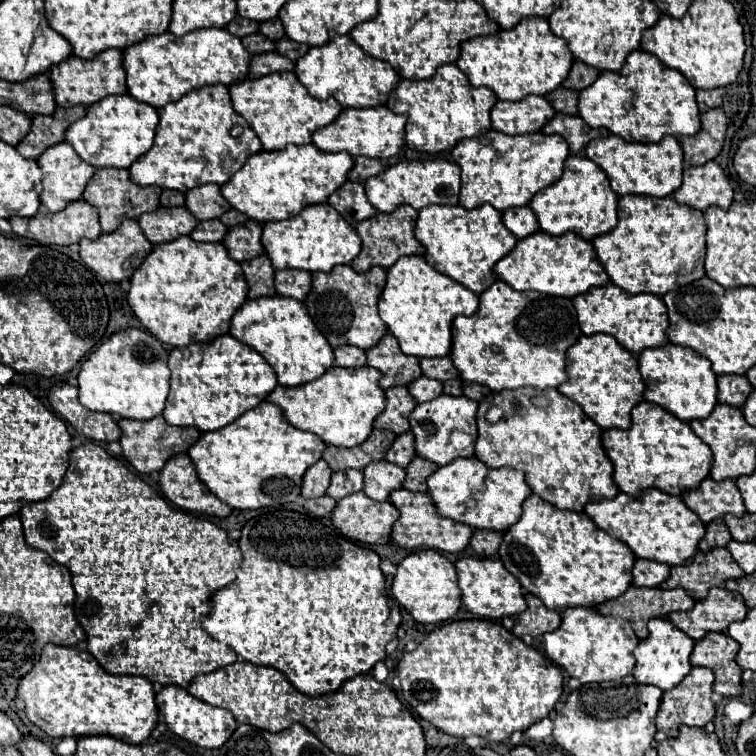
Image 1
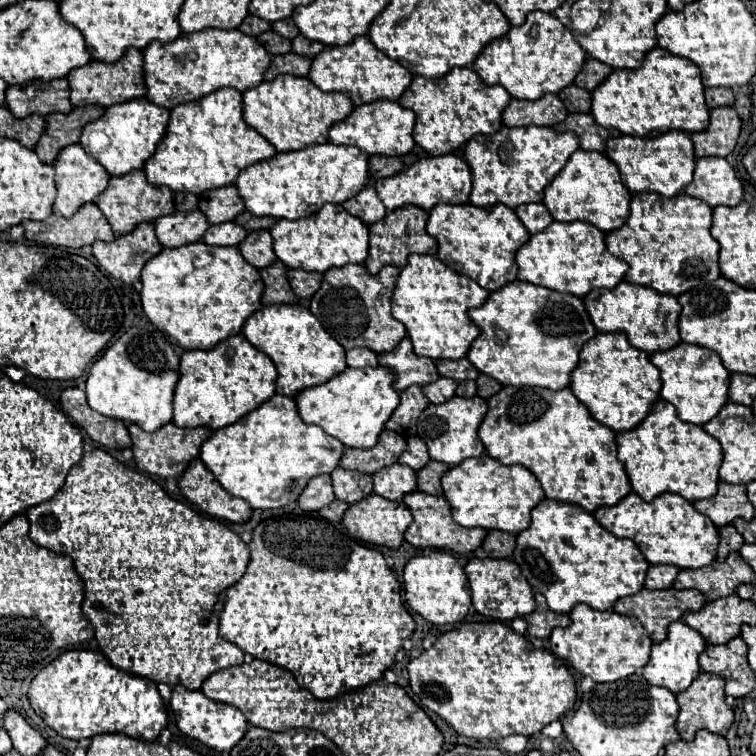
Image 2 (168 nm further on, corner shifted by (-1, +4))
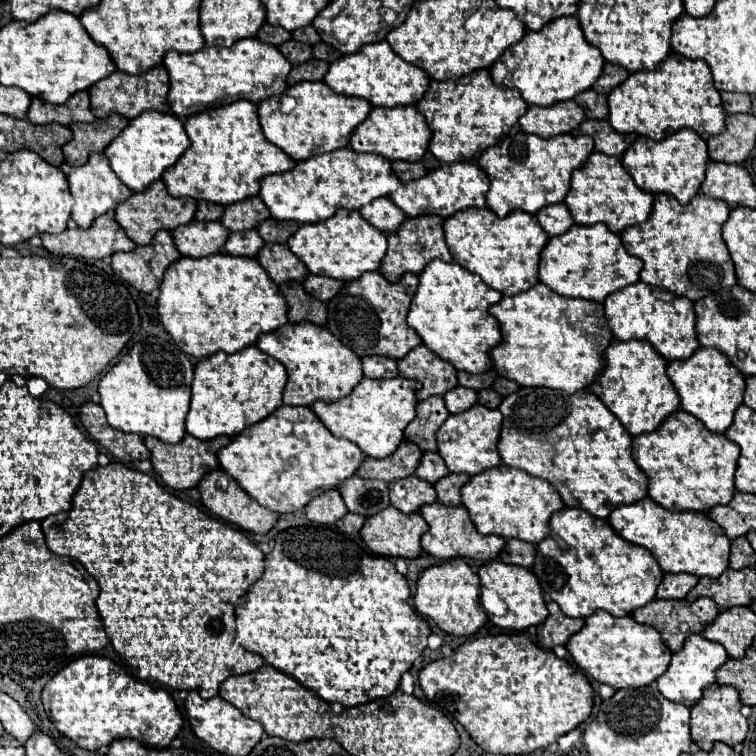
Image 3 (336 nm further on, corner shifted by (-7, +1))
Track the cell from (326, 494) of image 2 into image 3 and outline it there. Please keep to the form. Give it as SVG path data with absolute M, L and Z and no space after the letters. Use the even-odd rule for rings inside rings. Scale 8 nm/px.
M327 490L323 496L311 500L305 508L305 514L315 524L335 524L347 514L347 506L337 490Z

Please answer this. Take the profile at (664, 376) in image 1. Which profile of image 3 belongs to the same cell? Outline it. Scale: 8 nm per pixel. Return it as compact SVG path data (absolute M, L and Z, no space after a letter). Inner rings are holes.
M699 348L689 360L669 362L667 374L679 392L681 408L699 418L707 430L725 434L733 422L735 410L743 404L745 392L745 376L731 364L731 360L715 348Z

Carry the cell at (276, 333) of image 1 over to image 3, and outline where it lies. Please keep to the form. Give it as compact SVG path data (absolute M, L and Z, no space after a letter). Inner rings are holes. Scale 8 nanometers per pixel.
M301 322L301 324L285 324L275 332L263 334L257 340L257 348L267 352L275 360L279 360L287 370L287 386L283 390L283 404L289 406L311 406L313 402L335 402L353 392L353 388L361 382L361 360L355 352L339 342L329 330Z

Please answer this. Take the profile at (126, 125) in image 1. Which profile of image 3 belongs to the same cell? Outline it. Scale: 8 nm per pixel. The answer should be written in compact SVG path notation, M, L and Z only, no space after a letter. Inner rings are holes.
M143 112L105 148L105 156L111 162L111 168L121 178L125 186L133 192L147 190L155 180L163 176L163 172L173 166L183 152L189 148L189 138L185 134L183 122L177 116L159 114L159 112Z

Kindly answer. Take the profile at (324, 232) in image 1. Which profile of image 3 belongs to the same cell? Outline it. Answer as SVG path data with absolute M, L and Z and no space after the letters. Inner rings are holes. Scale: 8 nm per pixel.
M339 210L329 220L301 226L289 240L287 246L295 256L303 260L311 274L331 276L343 282L357 280L363 272L379 270L381 260L387 252L387 236L371 226L357 210Z

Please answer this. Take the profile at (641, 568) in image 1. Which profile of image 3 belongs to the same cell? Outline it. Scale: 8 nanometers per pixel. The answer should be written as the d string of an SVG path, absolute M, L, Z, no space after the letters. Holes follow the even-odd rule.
M665 574L663 582L657 588L657 598L665 598L665 600L683 600L687 596L687 592L697 584L697 576L691 574Z

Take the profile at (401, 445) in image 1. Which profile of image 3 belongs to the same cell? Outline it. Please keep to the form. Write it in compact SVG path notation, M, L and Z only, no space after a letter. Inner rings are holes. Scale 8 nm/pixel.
M427 452L427 454L423 454L423 460L417 466L415 474L419 478L427 480L429 484L435 484L437 480L441 480L443 476L449 474L449 468L443 464L443 458L437 452Z

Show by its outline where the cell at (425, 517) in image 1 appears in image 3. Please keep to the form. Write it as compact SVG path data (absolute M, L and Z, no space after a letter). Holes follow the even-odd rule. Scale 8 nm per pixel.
M427 504L421 508L421 516L429 524L429 532L421 538L421 546L427 554L431 554L437 560L449 560L449 558L473 558L473 560L495 560L499 552L505 548L505 540L501 536L483 536L477 532L477 528L471 524L469 512L463 506L445 506L445 504Z

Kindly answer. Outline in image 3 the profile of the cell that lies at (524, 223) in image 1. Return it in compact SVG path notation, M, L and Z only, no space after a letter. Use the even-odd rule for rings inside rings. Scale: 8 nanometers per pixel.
M561 202L561 204L551 204L547 208L541 208L537 212L537 220L549 236L559 236L565 234L575 224L569 214L571 214L569 208Z

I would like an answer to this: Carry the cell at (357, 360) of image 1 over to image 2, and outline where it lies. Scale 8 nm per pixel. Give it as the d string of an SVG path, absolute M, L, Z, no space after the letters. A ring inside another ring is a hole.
M357 347L357 349L347 351L345 359L347 359L349 367L367 367L367 365L375 367L377 365L377 353L369 351L365 347Z

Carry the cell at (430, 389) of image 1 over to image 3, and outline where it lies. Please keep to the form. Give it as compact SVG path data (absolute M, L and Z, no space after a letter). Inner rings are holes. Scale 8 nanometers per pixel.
M463 386L453 388L453 390L447 392L443 398L445 398L447 410L449 410L451 414L465 412L465 410L471 408L473 404L477 404L477 392L471 390L471 388L463 388Z

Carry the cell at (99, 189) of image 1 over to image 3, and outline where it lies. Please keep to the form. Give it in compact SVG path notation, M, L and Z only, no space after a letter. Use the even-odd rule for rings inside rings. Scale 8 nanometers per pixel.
M157 180L145 192L131 194L129 200L119 204L117 210L115 210L115 220L121 224L121 228L127 232L127 236L135 244L147 246L147 244L151 244L155 232L159 232L159 230L169 230L171 232L177 226L189 224L195 218L195 212L197 212L197 200L193 200L193 198L175 198L167 192L163 180Z

